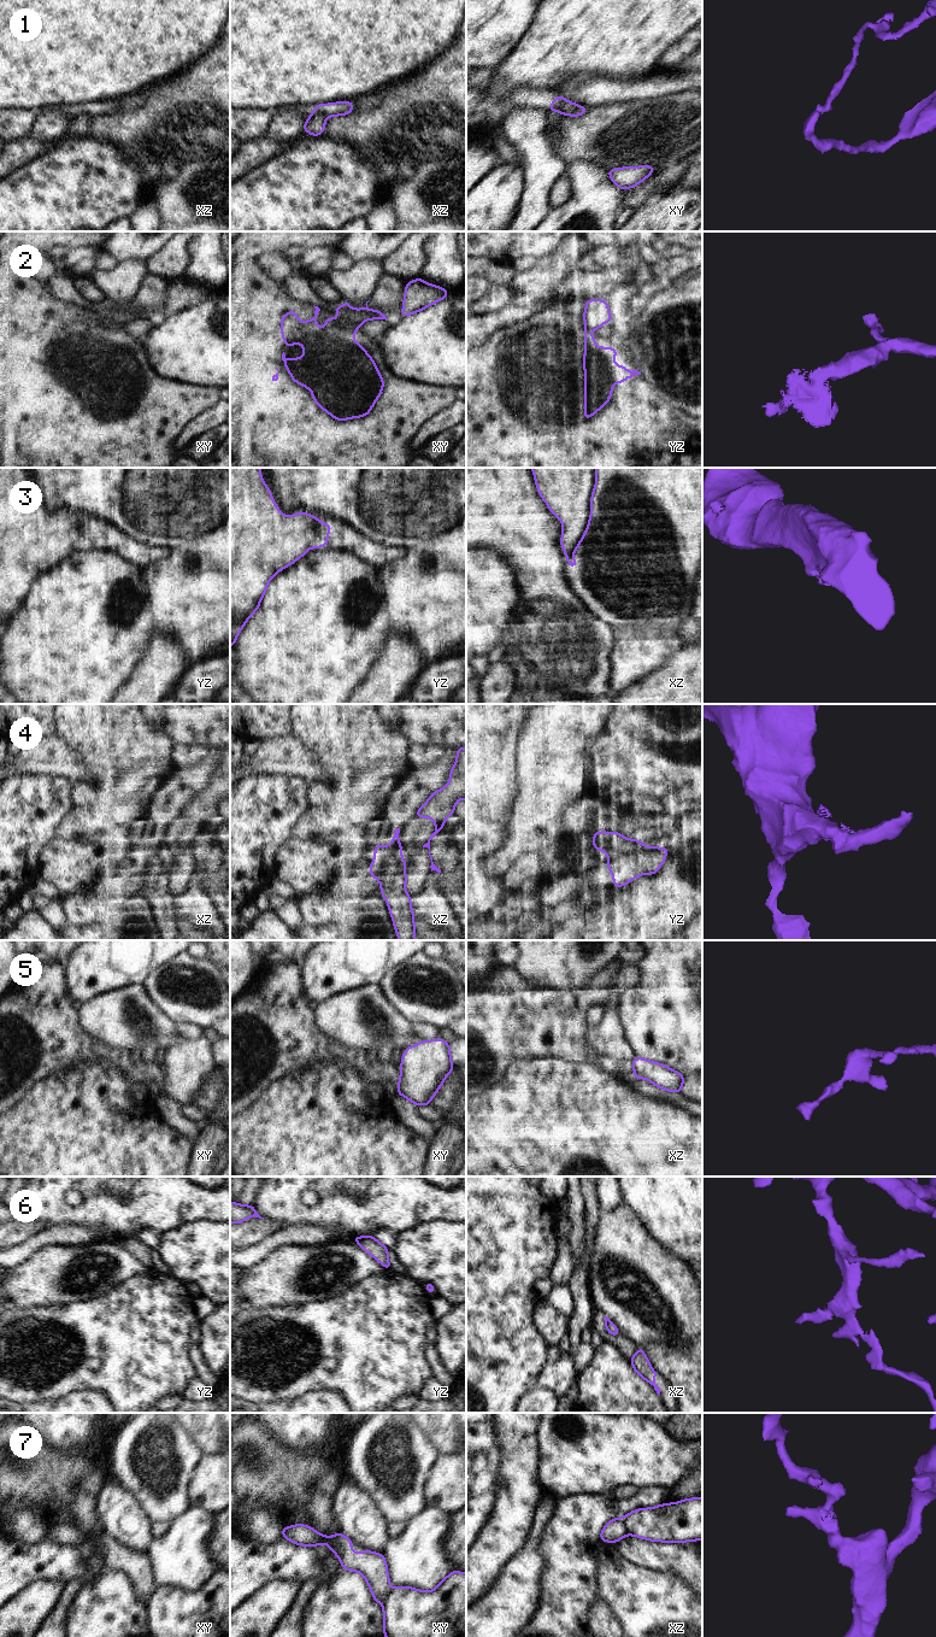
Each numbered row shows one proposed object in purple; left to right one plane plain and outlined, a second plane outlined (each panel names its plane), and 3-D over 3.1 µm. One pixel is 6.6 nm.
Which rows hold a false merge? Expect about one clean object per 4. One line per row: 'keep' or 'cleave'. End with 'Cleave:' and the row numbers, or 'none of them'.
1: cleave
2: cleave
3: cleave
4: cleave
5: keep
6: keep
7: cleave
Cleave: 1, 2, 3, 4, 7

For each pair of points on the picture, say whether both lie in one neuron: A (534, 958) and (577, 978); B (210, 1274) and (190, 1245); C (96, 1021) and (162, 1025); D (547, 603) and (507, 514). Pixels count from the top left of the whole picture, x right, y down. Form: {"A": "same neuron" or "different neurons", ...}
{"A": "same neuron", "B": "same neuron", "C": "same neuron", "D": "same neuron"}

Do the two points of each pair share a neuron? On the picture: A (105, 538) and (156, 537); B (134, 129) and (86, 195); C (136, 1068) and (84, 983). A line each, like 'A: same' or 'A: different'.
A: different
B: different
C: different

